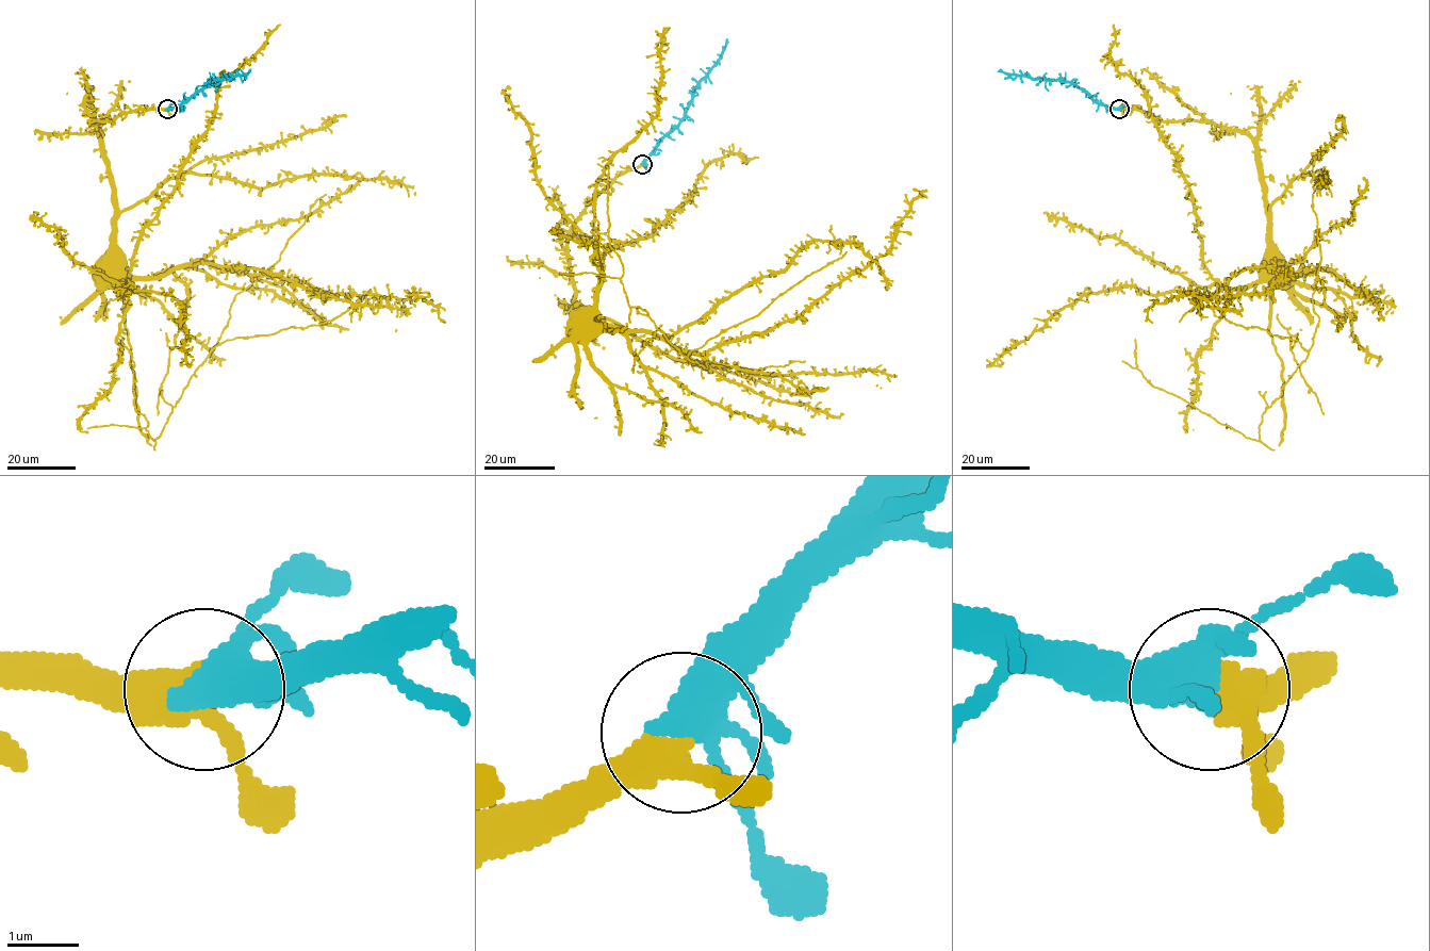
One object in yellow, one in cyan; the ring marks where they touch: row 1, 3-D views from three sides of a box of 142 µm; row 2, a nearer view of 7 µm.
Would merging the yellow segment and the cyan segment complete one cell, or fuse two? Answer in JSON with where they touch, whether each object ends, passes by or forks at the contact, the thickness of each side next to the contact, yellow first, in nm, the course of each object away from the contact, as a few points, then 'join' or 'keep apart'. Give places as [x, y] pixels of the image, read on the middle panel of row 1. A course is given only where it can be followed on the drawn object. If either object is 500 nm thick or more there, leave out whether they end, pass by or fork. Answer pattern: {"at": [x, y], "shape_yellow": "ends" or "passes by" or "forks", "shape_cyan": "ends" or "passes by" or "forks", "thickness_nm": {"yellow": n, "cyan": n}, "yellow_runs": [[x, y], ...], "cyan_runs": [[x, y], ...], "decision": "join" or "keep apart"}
{"at": [642, 164], "shape_yellow": "passes by", "shape_cyan": "forks", "thickness_nm": {"yellow": 400, "cyan": 360}, "yellow_runs": [[642, 164], [569, 236], [575, 299], [611, 328], [729, 365], [691, 362], [629, 306], [596, 180]], "cyan_runs": [[642, 164], [678, 124], [694, 87], [720, 56], [726, 38]], "decision": "join"}

